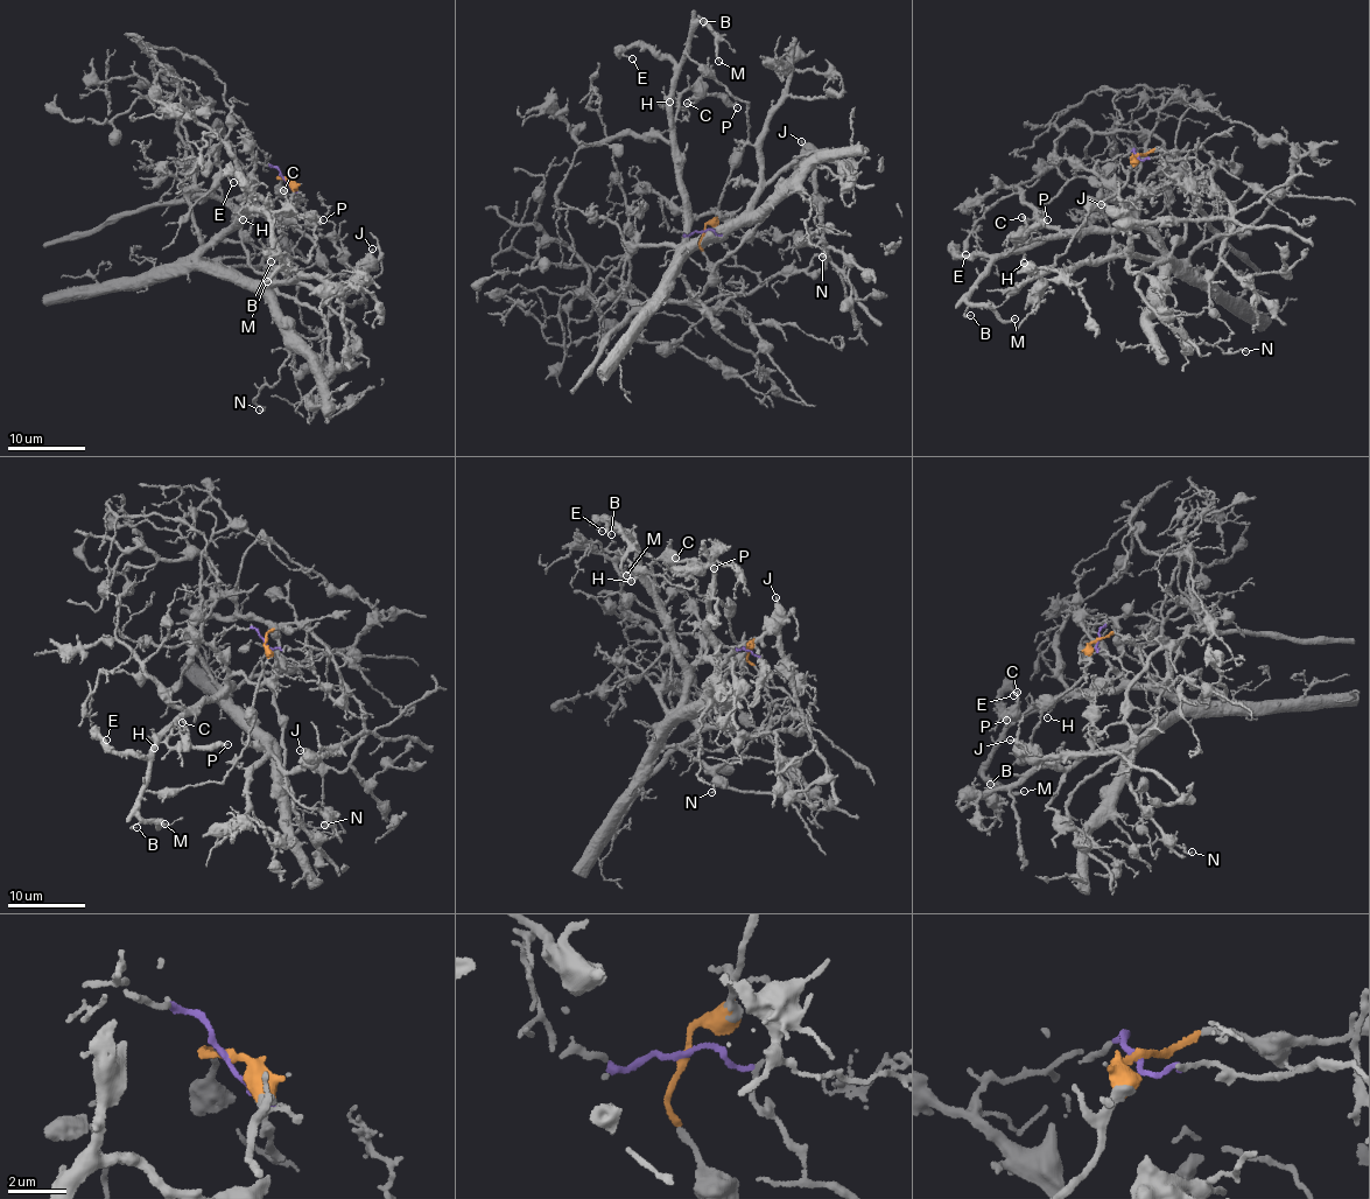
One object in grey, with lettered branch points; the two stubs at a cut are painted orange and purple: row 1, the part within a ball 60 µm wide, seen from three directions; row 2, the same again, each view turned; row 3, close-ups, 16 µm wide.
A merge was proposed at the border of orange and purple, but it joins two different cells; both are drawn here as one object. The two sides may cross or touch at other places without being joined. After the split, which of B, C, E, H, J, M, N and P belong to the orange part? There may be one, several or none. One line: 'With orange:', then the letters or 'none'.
With orange: none

